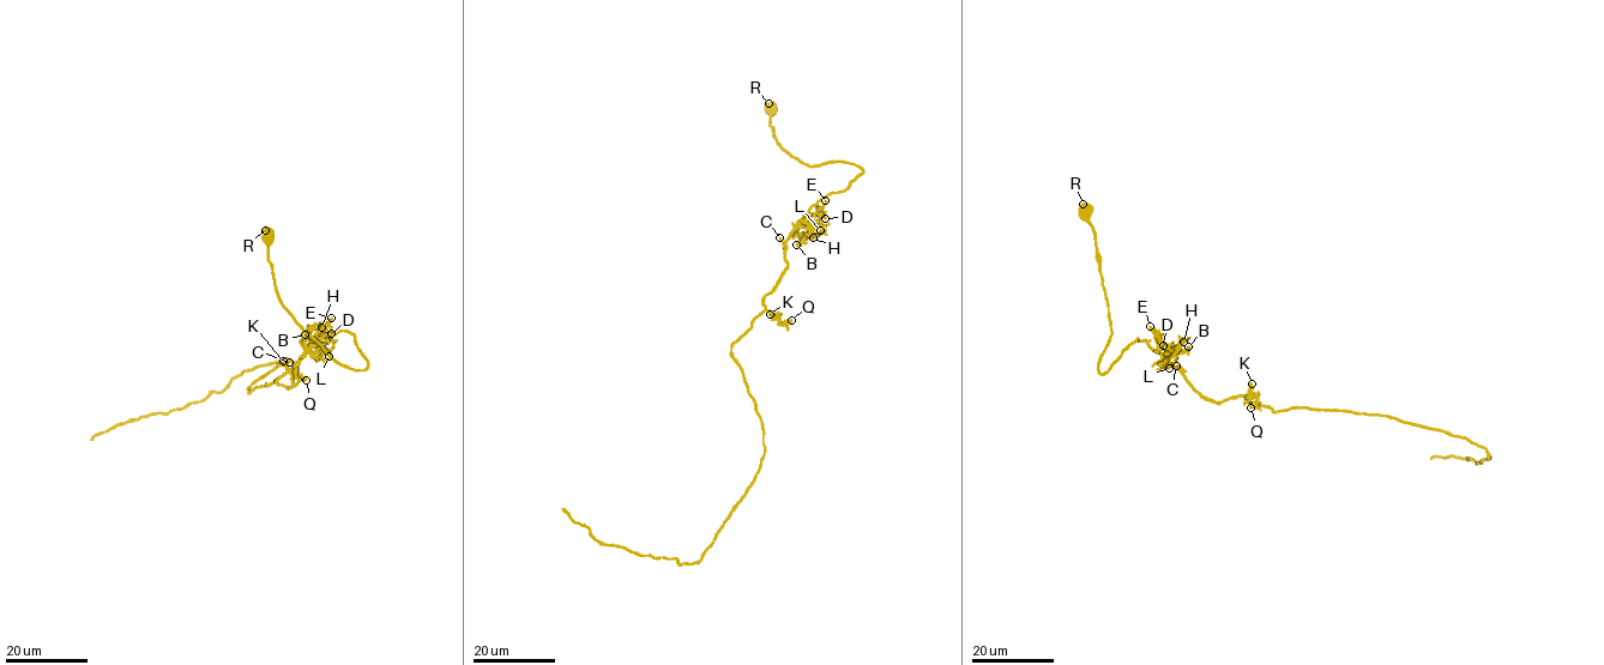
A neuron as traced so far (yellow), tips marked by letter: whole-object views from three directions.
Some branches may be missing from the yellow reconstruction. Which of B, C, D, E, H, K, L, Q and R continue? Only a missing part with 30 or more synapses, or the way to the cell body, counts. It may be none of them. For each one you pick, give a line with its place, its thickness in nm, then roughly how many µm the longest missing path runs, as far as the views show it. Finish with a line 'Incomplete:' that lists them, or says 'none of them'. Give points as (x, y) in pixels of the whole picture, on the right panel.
Incomplete: none of them

